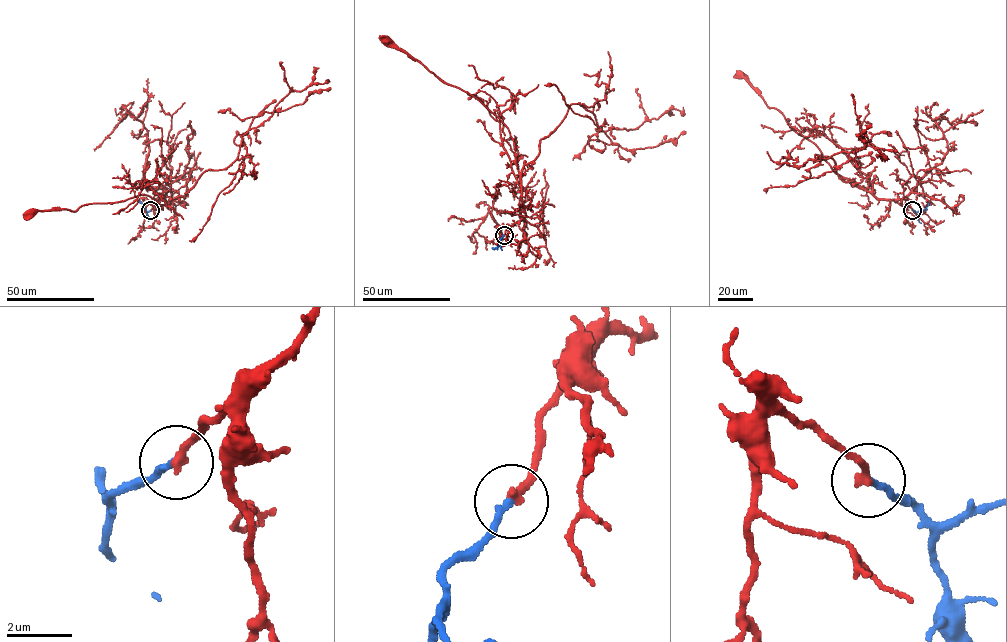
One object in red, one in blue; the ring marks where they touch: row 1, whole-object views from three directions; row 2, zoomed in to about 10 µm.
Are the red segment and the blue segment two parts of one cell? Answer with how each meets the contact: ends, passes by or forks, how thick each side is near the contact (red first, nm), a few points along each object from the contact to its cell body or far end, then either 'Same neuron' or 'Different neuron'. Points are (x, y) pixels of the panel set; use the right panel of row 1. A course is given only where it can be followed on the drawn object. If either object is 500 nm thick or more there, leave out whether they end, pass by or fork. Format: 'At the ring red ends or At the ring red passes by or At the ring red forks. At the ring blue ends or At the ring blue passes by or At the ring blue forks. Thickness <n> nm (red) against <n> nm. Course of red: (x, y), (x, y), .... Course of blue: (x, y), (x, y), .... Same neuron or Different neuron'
At the ring red ends. At the ring blue ends. Thickness 280 nm (red) against 200 nm. Course of red: (912, 209), (907, 197), (877, 198), (837, 174), (817, 146), (796, 132), (782, 113), (768, 106), (740, 74). Course of blue: (912, 209), (924, 210), (928, 202). Same neuron

